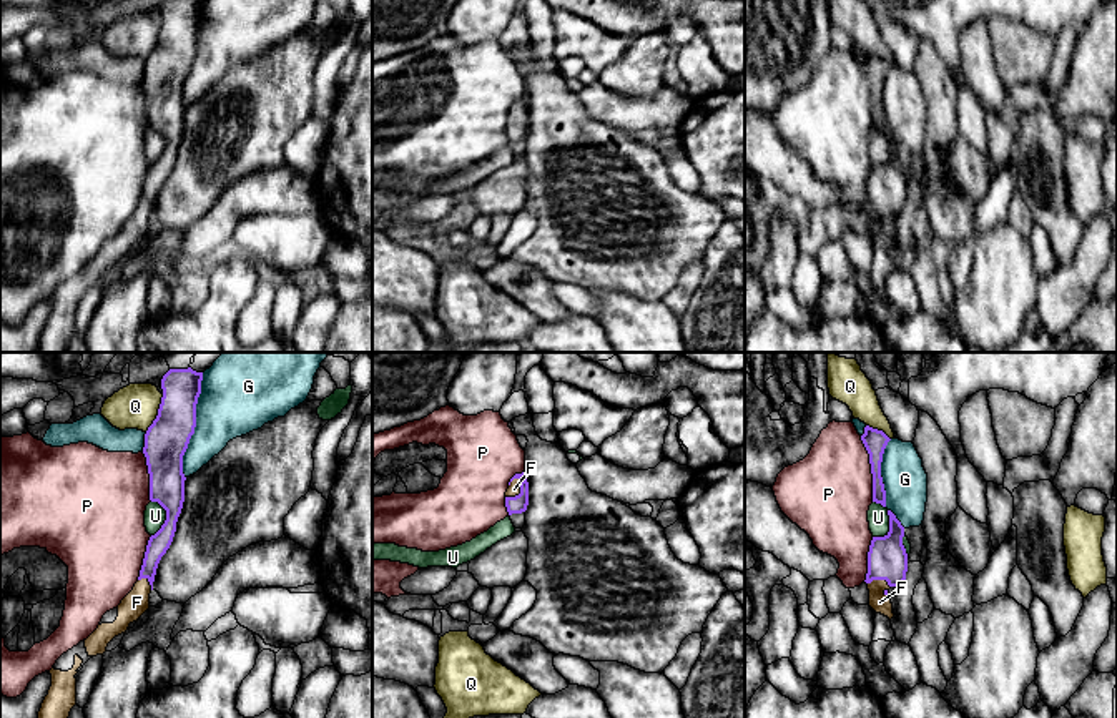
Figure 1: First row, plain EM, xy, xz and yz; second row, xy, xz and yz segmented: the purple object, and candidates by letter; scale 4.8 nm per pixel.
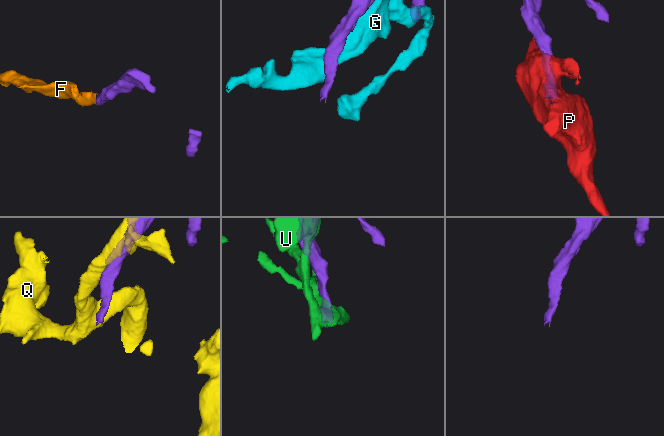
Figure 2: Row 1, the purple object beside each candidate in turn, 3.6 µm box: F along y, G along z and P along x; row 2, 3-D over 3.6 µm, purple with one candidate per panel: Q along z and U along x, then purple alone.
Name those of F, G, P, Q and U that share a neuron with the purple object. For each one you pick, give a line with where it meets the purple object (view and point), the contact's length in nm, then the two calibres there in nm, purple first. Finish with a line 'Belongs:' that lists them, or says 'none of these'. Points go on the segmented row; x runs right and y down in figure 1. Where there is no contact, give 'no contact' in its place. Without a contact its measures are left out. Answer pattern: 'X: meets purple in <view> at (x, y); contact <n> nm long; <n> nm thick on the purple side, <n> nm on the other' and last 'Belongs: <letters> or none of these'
F: meets purple in xz at (521, 492); contact 120 nm long; 90 nm thick on the purple side, 60 nm on the other
Belongs: F

